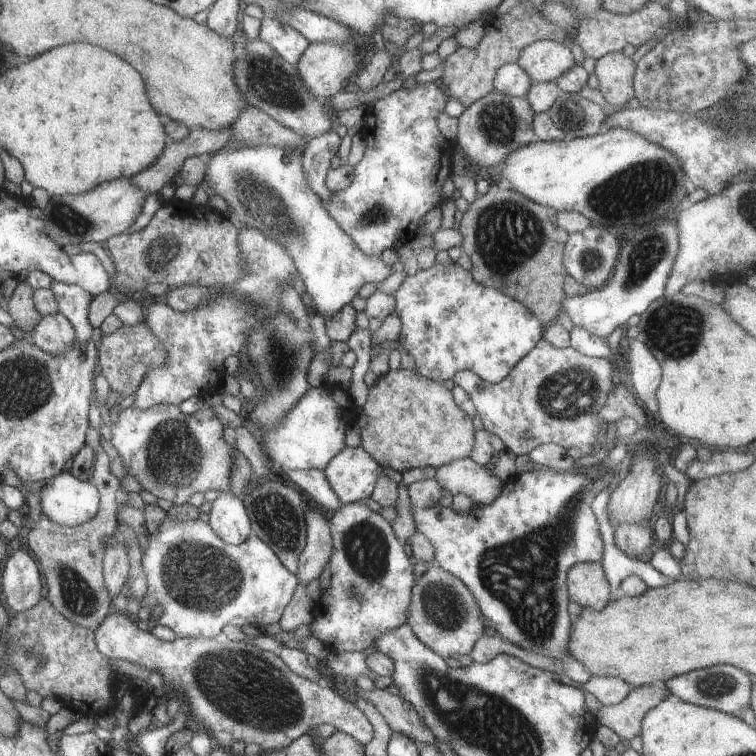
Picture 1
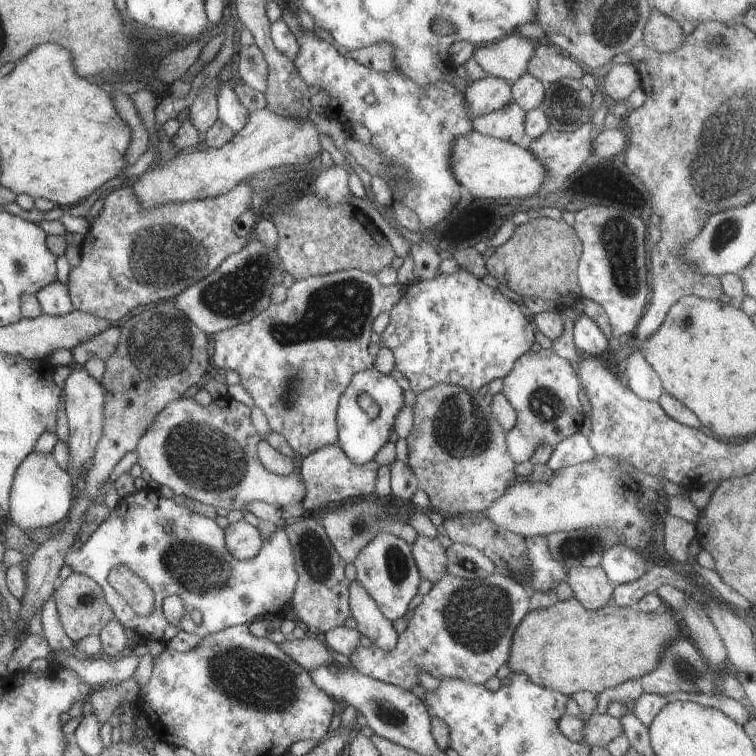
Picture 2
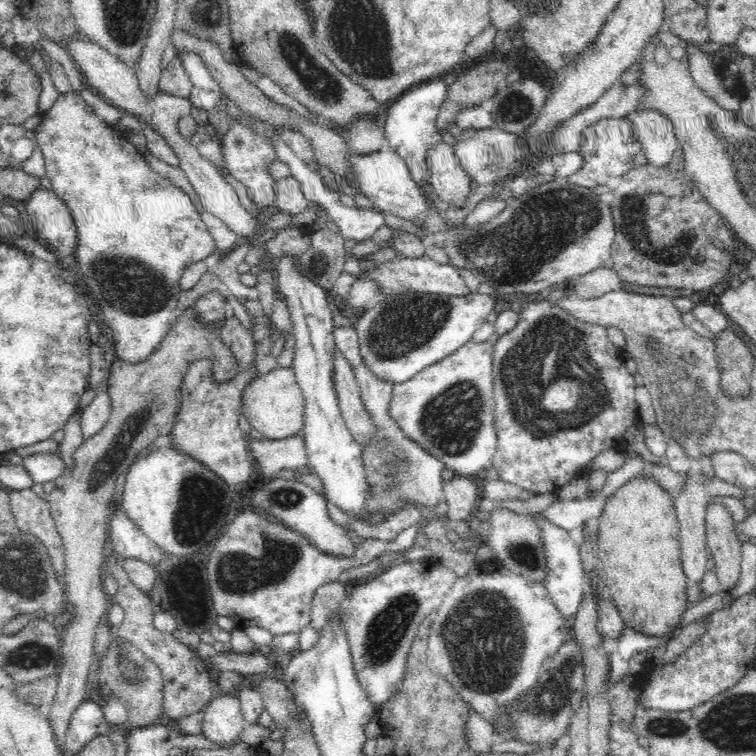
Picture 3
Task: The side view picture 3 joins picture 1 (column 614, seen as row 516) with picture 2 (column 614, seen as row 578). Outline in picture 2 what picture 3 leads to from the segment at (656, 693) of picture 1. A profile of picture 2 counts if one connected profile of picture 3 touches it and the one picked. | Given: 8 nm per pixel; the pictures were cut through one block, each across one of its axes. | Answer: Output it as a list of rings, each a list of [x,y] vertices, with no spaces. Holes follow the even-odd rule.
[[[593,712],[591,718],[587,718],[583,724],[585,724],[585,728],[583,728],[583,744],[587,744],[587,746],[605,748],[613,738],[617,738],[623,732],[619,720],[609,716],[607,712],[605,714],[595,714]]]

